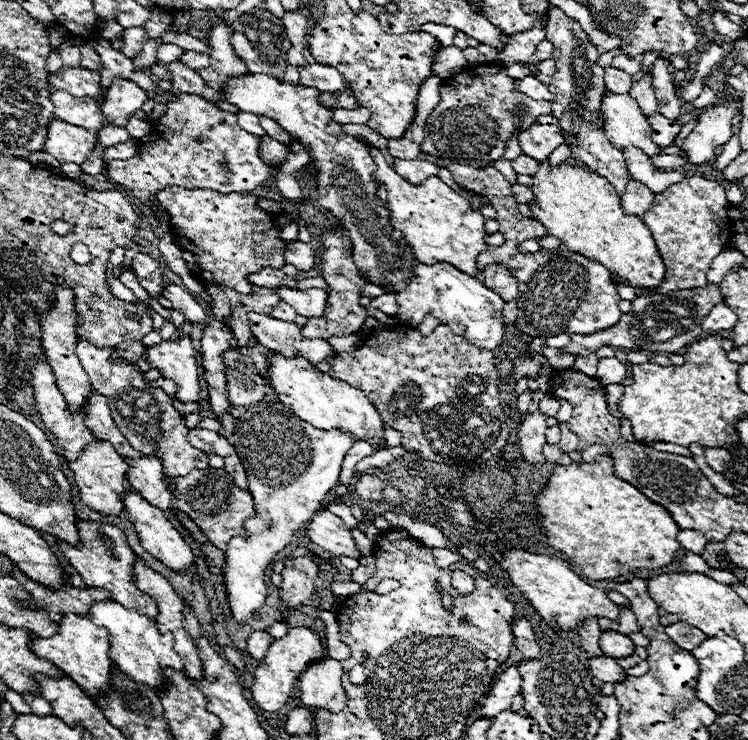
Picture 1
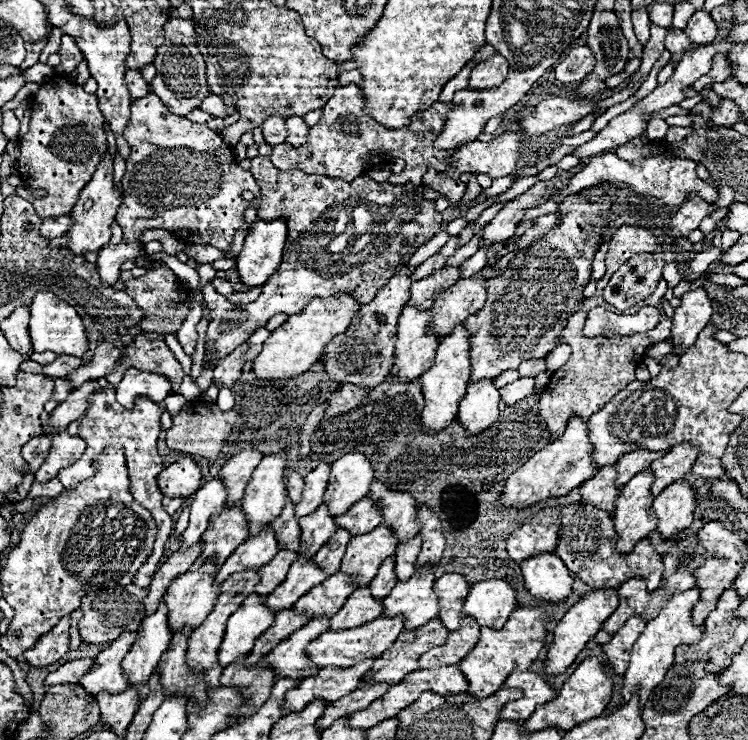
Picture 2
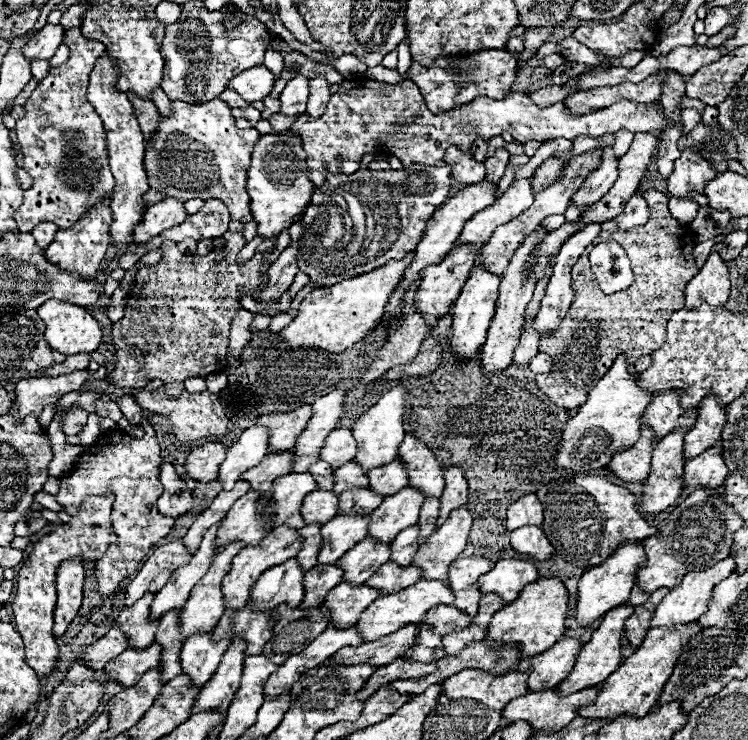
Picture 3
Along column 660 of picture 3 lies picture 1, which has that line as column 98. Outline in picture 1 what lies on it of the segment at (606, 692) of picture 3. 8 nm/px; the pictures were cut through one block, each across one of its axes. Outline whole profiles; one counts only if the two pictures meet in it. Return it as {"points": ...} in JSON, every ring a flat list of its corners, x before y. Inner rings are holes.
{"points":[[62,614,60,622,58,622,58,632,50,638,32,636,30,650,36,656,54,662,62,672,66,672,72,680,76,680,76,684,80,684,80,688,84,688,84,692,88,692,88,696,94,698,96,692,100,692,100,690,108,692,110,670,112,670,112,660,108,654,108,650,110,650,108,632,106,632,106,628,92,624,88,618,78,616,78,614]]}

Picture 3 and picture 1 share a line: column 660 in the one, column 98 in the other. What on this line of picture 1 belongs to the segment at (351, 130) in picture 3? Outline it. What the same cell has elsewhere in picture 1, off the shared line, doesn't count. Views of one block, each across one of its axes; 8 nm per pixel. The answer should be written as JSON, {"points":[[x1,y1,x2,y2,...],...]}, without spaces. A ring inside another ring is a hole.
{"points":[[54,90,50,94,50,100,54,104,54,116,60,120,66,120,70,124,78,124,80,128,98,132,104,124,100,106,94,98,74,98,64,90]]}

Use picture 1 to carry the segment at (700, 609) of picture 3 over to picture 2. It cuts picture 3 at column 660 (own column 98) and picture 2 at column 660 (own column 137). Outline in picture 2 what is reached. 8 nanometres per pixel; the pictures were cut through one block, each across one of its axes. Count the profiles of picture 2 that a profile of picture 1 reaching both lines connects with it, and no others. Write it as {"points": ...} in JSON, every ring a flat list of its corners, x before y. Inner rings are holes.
{"points":[[690,588,686,592,674,594,666,608,646,624,644,632,640,634,640,638,636,640,636,644,632,646,632,658,630,658,630,666,624,674,624,702,630,700,630,694,636,690,640,696,640,706,646,704,648,696,652,694,652,690,662,682,662,678,666,676,668,668,674,664,674,650,680,644,694,644,696,640,700,640,700,636,704,634,704,626,696,626,692,622,692,608,696,606,696,602,700,600,700,590,698,588]]}

